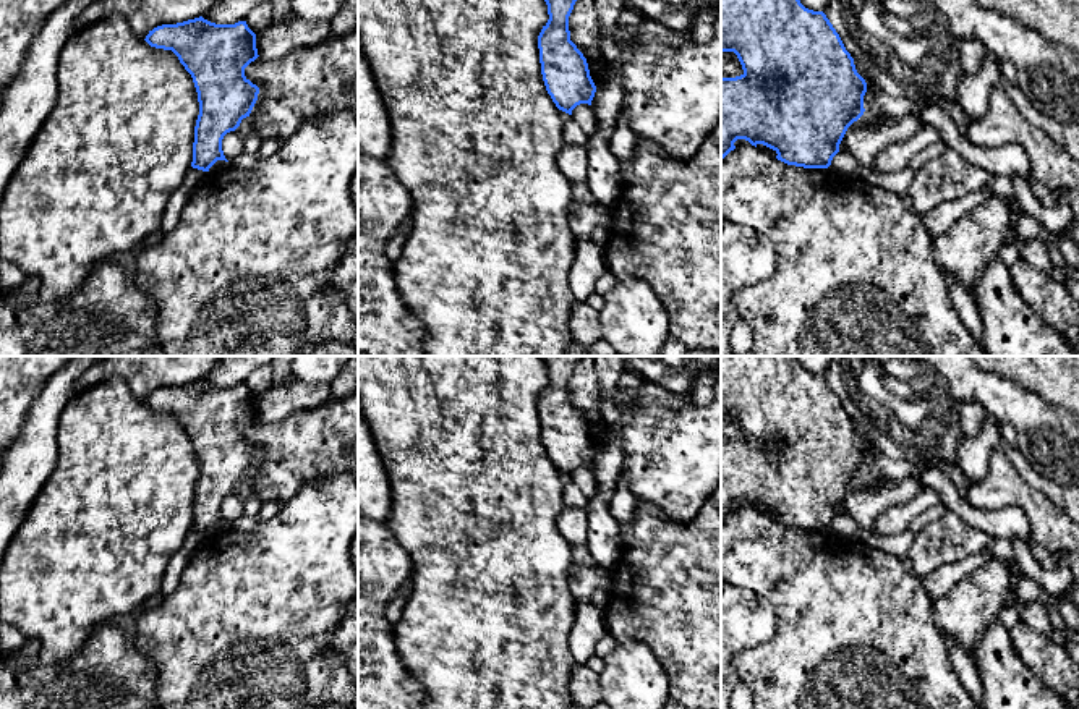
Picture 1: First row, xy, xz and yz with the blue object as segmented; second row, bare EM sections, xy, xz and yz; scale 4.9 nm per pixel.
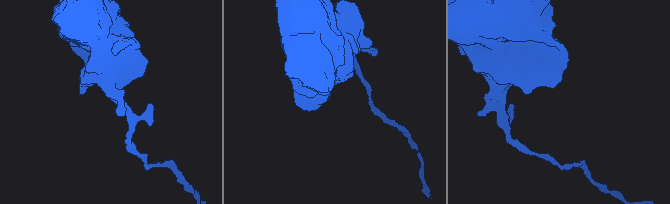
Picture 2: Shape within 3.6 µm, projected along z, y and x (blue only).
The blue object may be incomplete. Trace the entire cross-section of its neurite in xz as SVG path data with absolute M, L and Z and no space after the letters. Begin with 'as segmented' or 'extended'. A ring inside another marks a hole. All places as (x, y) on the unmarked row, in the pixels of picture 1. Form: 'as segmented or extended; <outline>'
as segmented; M543 356L548 367L549 382L538 398L541 437L548 456L556 469L569 478L580 466L591 468L596 448L590 439L588 426L583 416L570 403L569 379L582 356Z

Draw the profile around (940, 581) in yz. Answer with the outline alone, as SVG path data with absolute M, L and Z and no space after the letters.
M985 552L946 563L923 576L923 588L932 599L948 594L959 581L983 567L992 557Z

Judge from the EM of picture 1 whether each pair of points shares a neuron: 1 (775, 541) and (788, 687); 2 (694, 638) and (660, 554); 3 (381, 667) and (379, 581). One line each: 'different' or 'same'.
1: same
2: same
3: same

